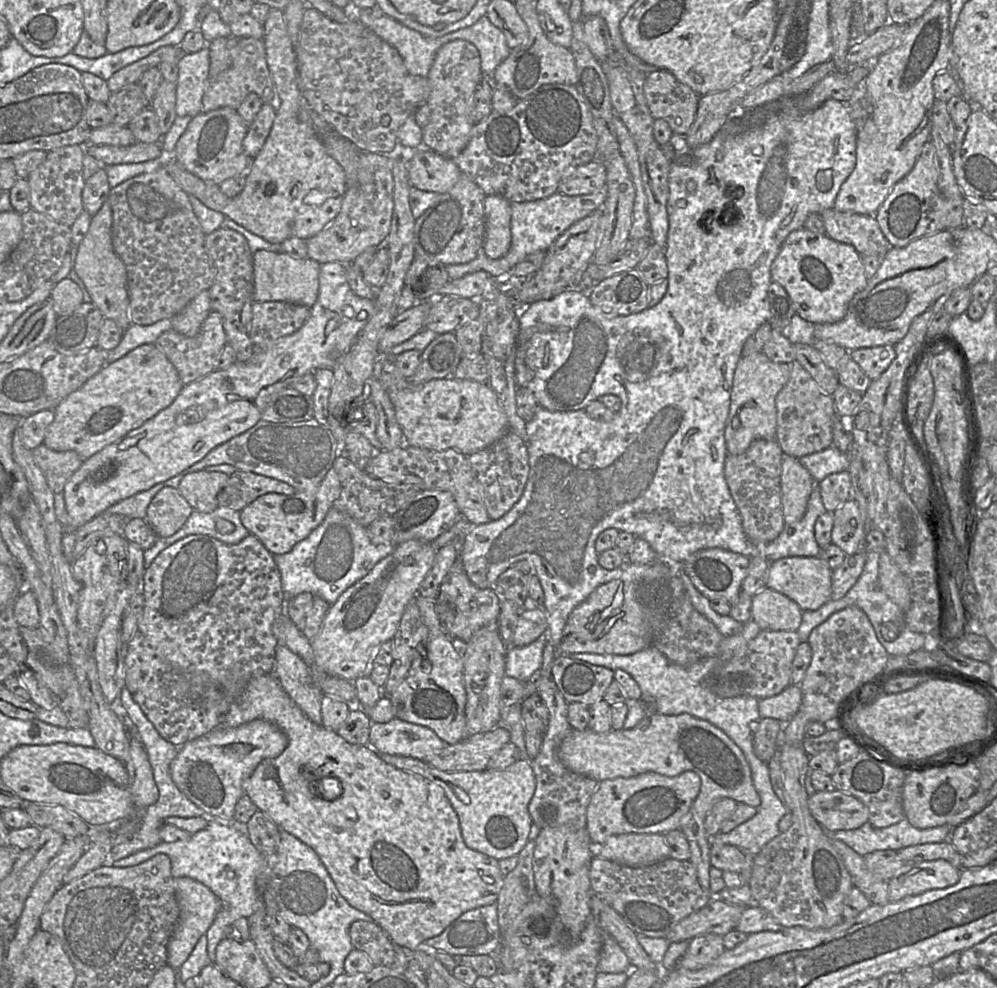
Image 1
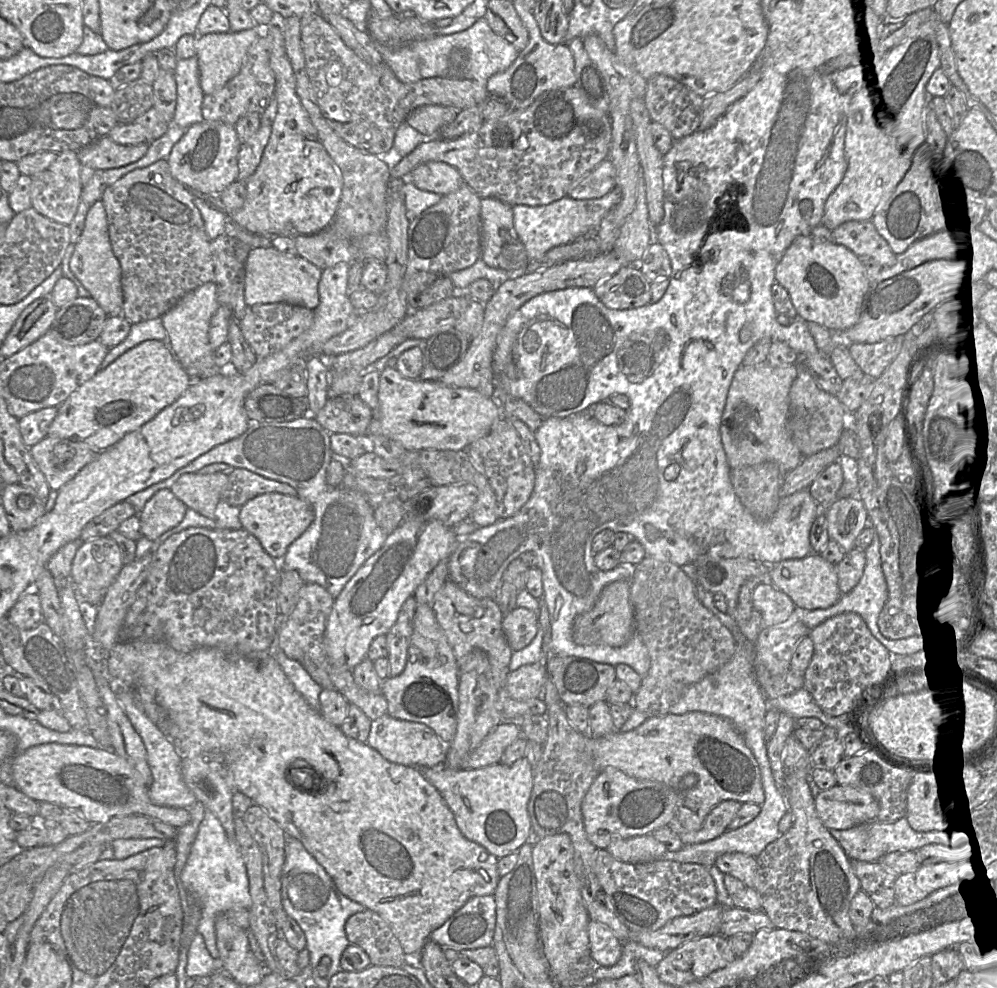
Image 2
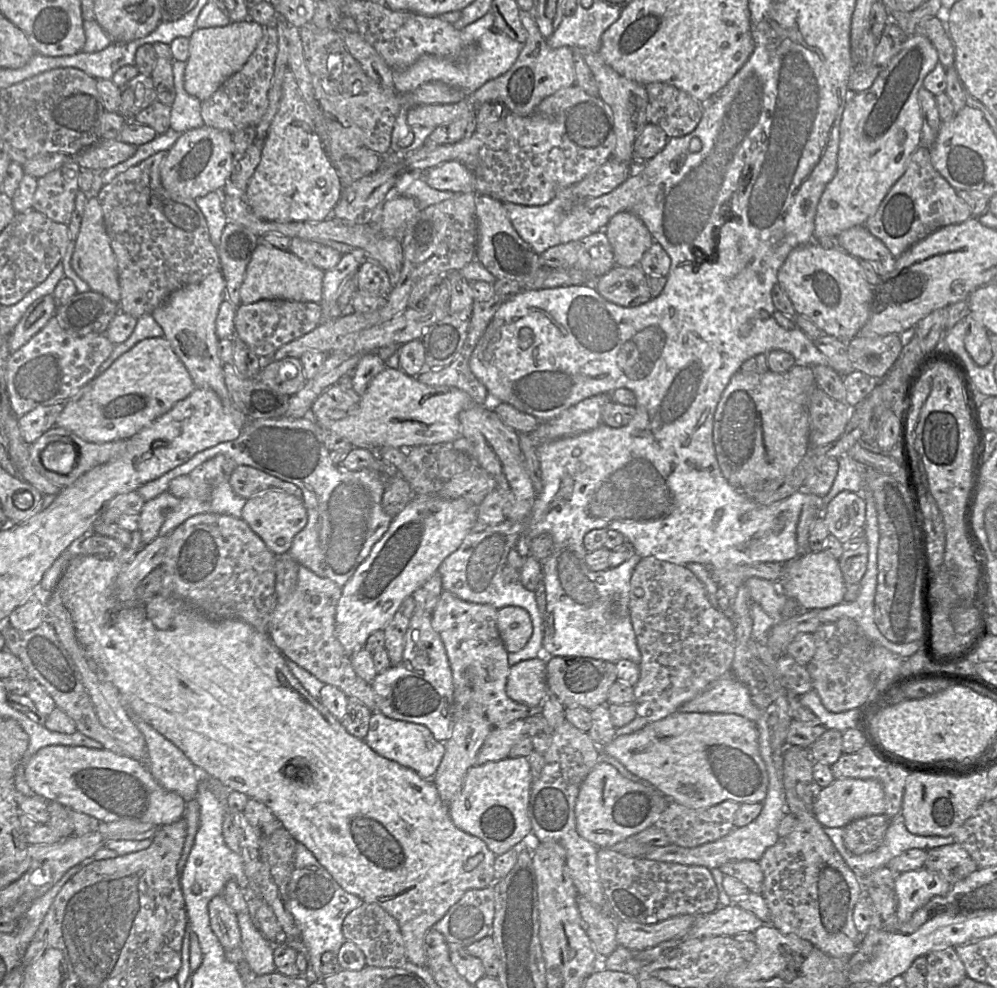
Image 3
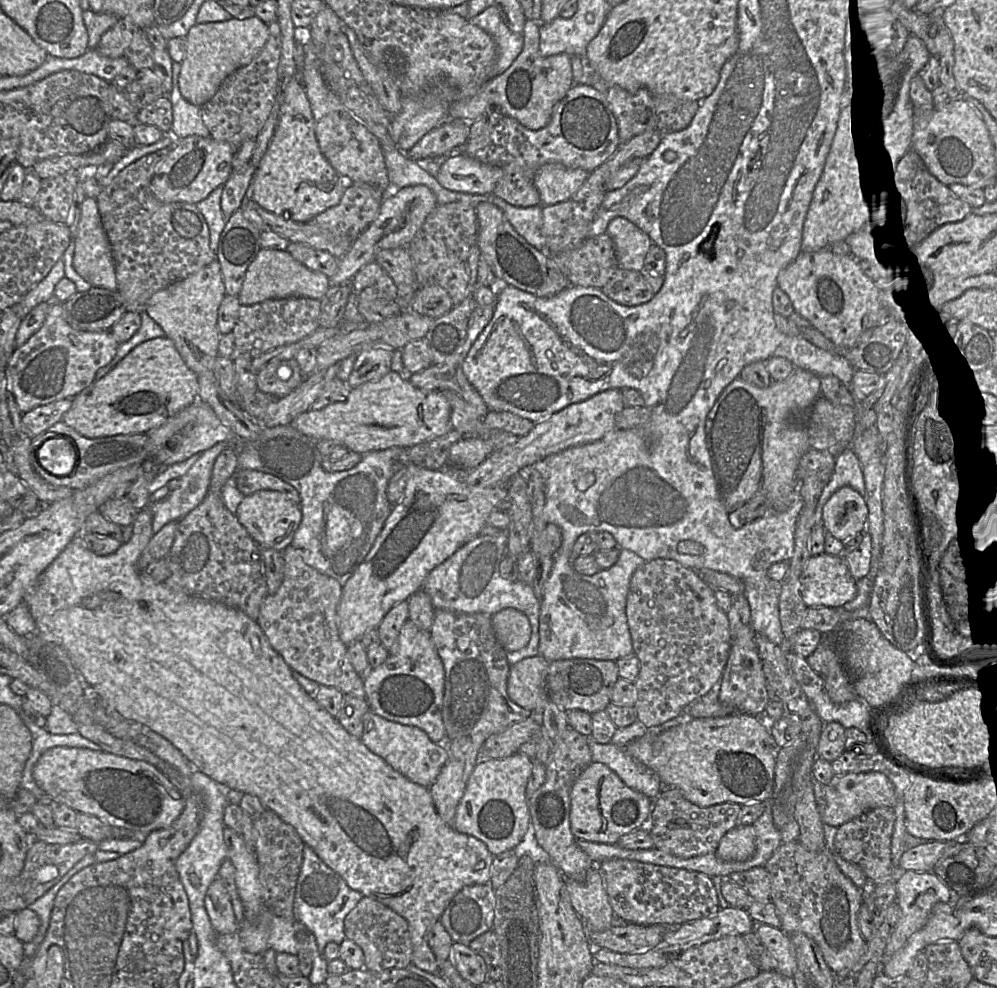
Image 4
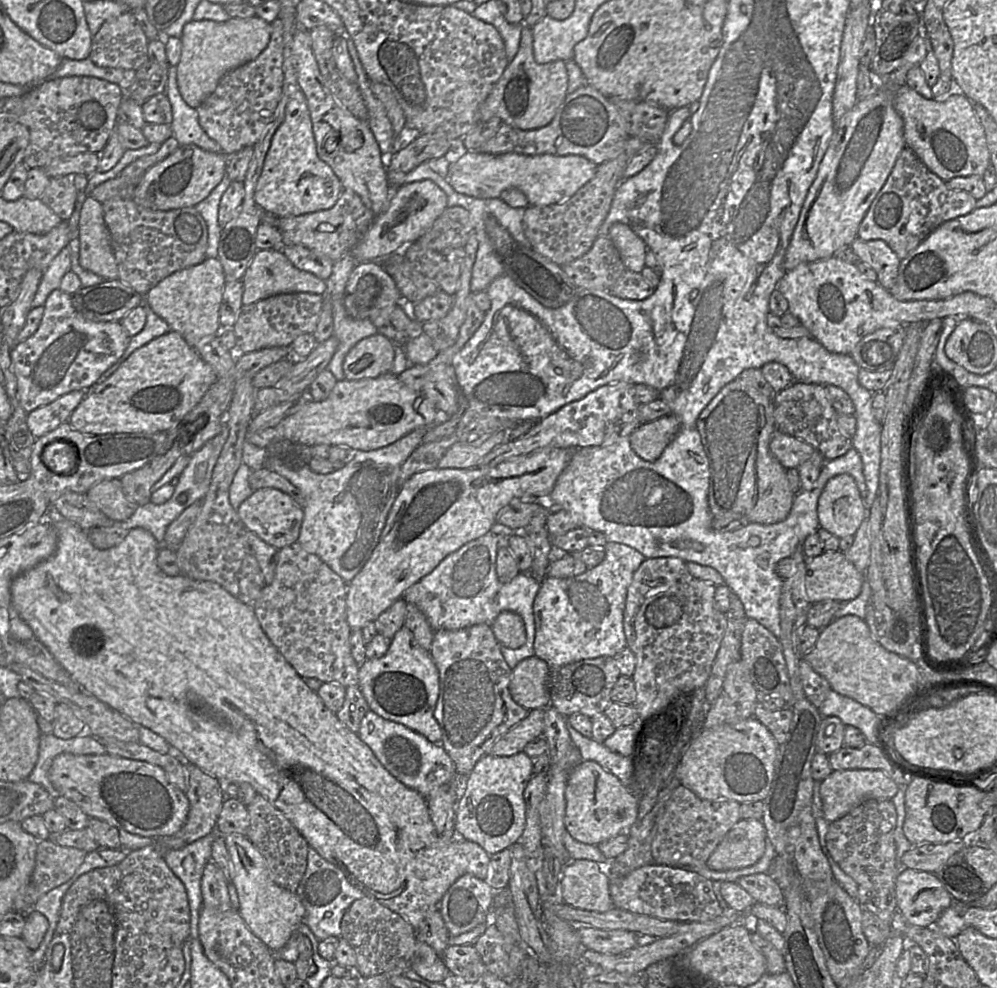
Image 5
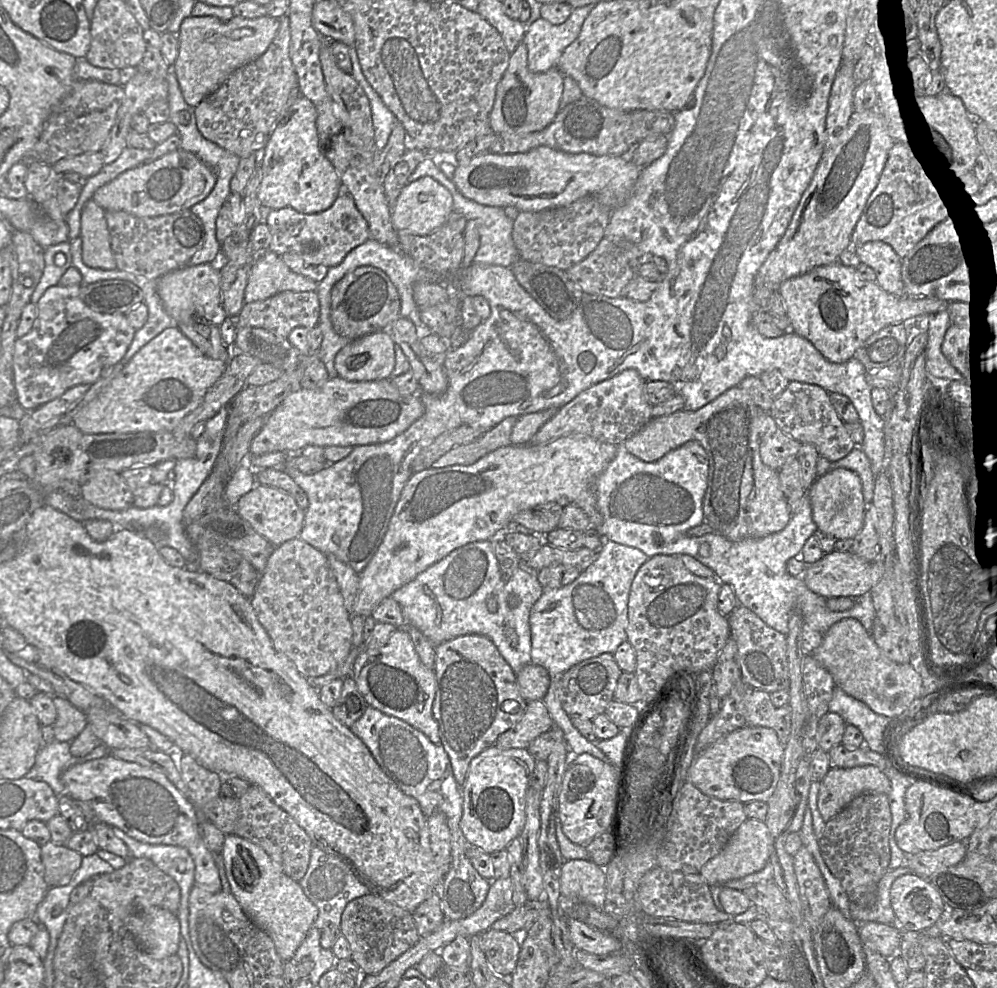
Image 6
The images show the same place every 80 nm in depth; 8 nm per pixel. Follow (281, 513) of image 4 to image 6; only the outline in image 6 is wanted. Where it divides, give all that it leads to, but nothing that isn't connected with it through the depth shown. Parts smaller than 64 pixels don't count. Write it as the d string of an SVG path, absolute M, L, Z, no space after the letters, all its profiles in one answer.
M256 484L238 500L234 508L241 518L275 547L297 538L303 526L305 511L290 494L274 487Z

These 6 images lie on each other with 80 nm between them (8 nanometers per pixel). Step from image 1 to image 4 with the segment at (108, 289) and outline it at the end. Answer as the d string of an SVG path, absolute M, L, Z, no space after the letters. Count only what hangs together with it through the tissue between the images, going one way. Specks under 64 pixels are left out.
M87 197L82 203L78 231L75 237L73 266L76 272L93 287L118 290L112 248L102 224L96 198Z

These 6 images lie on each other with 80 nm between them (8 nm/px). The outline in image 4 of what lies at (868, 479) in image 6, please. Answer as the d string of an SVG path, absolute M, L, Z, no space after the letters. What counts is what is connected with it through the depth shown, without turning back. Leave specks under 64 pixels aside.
M850 447L842 450L835 457L834 471L829 482L824 486L815 509L816 525L822 524L822 511L825 503L843 486L850 486L865 499L866 491L862 468Z

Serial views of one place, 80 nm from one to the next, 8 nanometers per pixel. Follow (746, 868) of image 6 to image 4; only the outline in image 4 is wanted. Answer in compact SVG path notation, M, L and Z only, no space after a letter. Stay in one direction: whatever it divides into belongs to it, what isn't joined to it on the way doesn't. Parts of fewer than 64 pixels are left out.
M736 825L720 840L715 855L727 862L742 862L756 851L756 836L752 825Z

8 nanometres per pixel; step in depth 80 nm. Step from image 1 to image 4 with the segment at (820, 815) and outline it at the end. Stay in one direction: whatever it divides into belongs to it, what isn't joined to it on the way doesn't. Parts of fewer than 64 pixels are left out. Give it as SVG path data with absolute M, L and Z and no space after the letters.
M861 772L834 775L832 780L824 786L826 807L821 820L823 823L839 827L840 825L862 815L863 813L879 808L894 807L896 791L891 780L881 772Z

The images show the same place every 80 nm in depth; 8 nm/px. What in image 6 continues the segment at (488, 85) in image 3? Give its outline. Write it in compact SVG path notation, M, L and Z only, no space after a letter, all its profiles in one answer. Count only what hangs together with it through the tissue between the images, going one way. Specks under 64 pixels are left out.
M521 42L510 56L508 68L497 85L489 122L495 134L527 134L541 131L553 122L560 110L564 89L564 75L553 67L546 72L534 73L528 66L528 49Z

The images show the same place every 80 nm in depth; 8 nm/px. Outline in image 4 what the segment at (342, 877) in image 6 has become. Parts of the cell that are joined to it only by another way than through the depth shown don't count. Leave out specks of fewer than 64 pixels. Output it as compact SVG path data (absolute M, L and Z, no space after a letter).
M306 844L294 896L294 916L315 936L319 953L327 943L338 945L346 938L344 918L362 898L362 894L351 889L343 878L328 867Z

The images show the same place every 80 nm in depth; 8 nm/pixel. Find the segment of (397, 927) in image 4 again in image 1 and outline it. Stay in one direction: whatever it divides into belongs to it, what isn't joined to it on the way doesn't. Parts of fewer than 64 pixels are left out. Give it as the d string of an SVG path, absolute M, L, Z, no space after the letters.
M357 920L349 928L354 948L365 952L374 965L390 967L396 960L394 942L374 921Z

